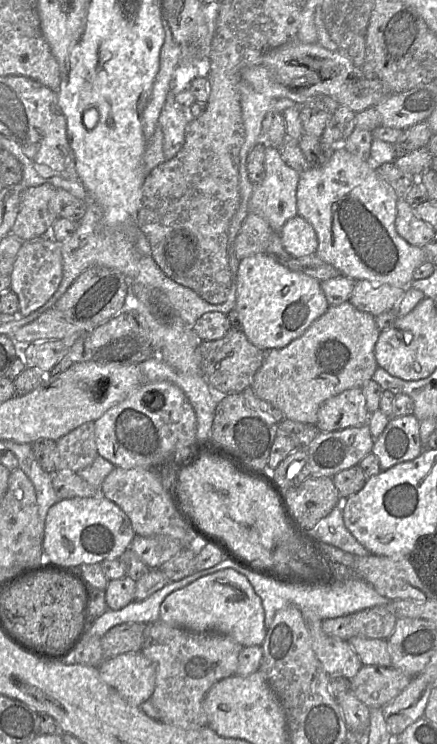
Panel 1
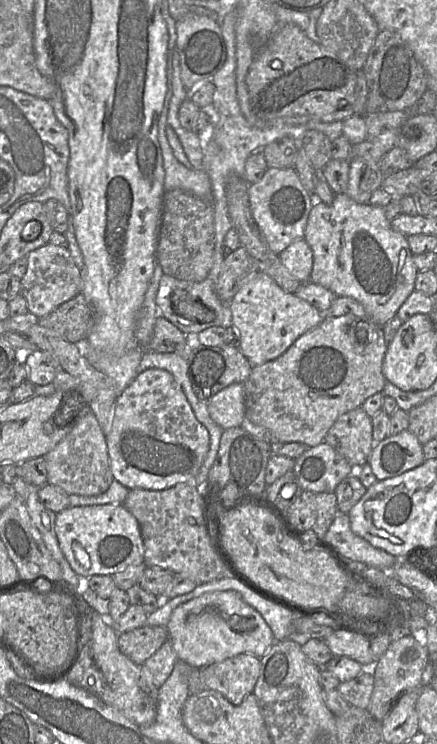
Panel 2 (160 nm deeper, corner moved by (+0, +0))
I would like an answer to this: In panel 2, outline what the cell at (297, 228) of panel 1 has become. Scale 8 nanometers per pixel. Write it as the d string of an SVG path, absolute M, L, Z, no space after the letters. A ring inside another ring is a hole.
M305 238L291 243L280 255L281 263L301 283L311 282L313 253Z

